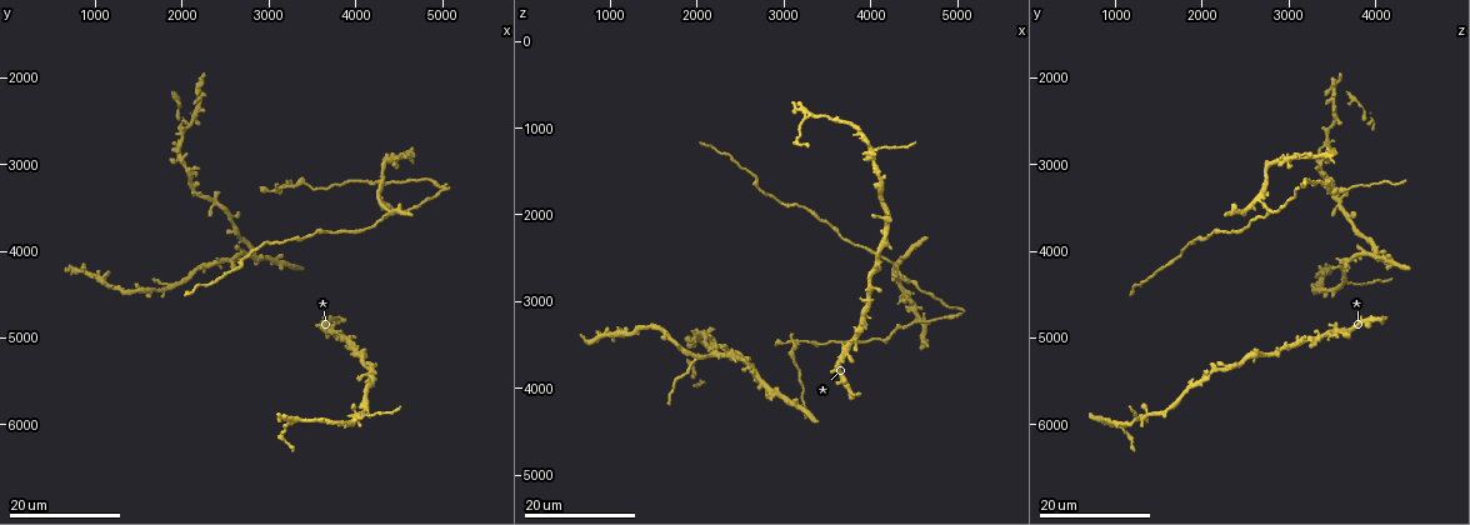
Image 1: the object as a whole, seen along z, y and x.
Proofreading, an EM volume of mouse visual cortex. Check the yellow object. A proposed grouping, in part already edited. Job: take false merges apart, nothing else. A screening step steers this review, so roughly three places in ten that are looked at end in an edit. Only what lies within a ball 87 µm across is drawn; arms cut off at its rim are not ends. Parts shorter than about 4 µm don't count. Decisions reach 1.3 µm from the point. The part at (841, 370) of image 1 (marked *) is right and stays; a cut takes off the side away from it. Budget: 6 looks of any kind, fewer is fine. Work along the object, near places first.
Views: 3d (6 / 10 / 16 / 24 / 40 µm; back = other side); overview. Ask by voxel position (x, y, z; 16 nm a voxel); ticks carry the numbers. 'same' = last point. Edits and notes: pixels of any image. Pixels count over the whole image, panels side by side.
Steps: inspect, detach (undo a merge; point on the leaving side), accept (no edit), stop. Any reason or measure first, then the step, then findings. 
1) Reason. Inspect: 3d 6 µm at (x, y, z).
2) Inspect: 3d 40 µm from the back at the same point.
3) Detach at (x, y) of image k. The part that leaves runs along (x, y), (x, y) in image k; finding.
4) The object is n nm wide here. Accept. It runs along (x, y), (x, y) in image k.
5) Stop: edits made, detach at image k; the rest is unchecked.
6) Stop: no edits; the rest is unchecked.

Thin arm on a thick one. Inspect: 3d 16 µm at (2000, 4350, 3650).

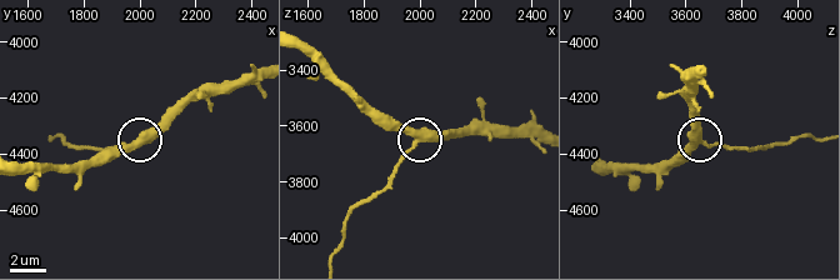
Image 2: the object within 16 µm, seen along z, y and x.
Inspect: 3d 6 µm at (1980, 4360, 3640).

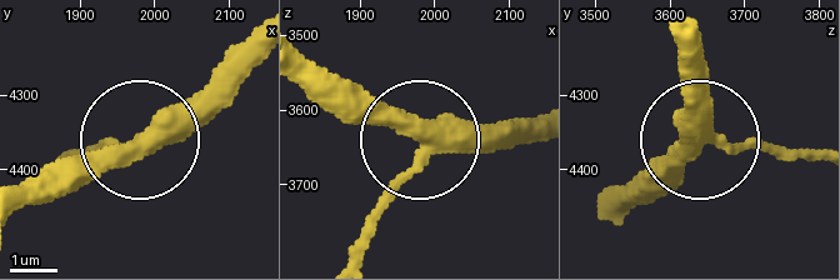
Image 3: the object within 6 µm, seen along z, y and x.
The object is 370 nm wide here. Detach at (368, 241) of image 3. The part that leaves runs along (406, 176), (358, 256) in image 3; a second neuron is stuck on.

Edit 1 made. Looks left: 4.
Inspect: overview.

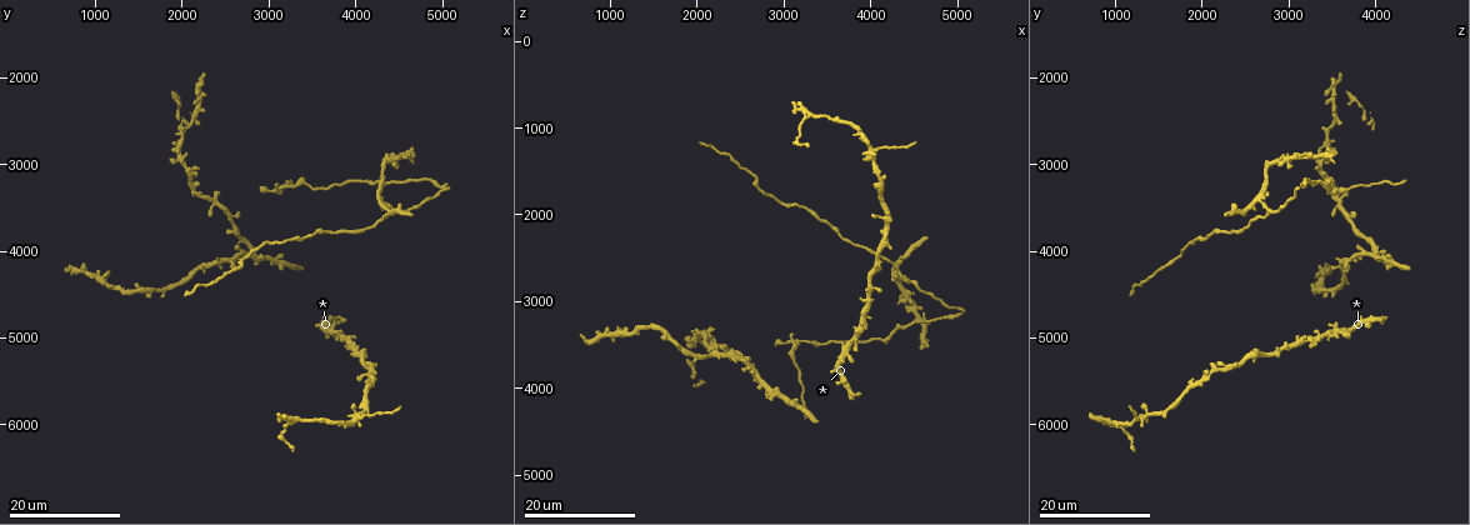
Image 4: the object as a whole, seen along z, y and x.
Two arms in line, one across. Inspect: 3d 24 µm at (2150, 2400, 3550).

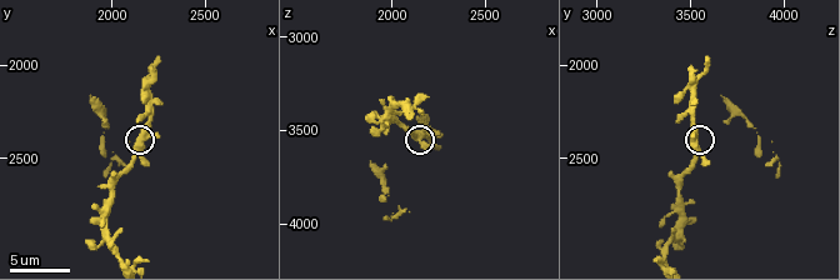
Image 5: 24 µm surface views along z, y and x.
Inspect: 3d 6 µm at (2140, 2440, 3540).

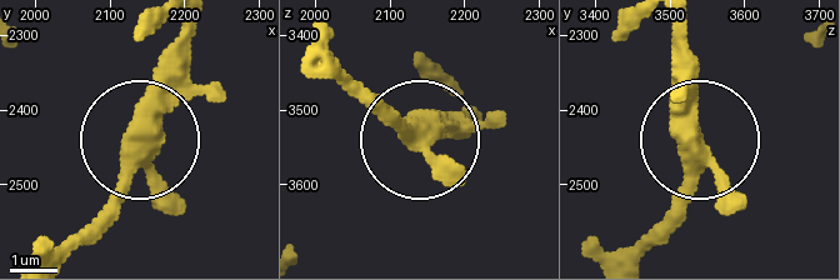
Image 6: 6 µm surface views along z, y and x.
3 arms meet here. Accept. All the same neuron.

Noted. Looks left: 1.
Stop: edits made, detach at image 3; the rest is unchecked.

